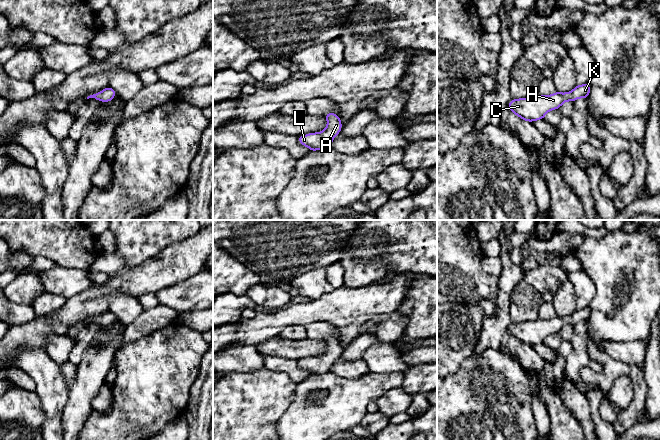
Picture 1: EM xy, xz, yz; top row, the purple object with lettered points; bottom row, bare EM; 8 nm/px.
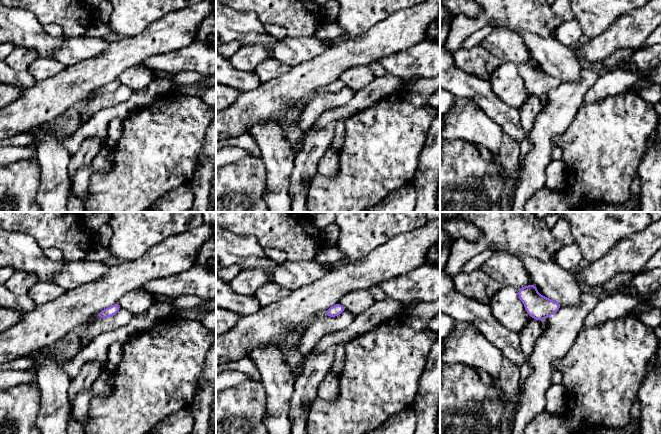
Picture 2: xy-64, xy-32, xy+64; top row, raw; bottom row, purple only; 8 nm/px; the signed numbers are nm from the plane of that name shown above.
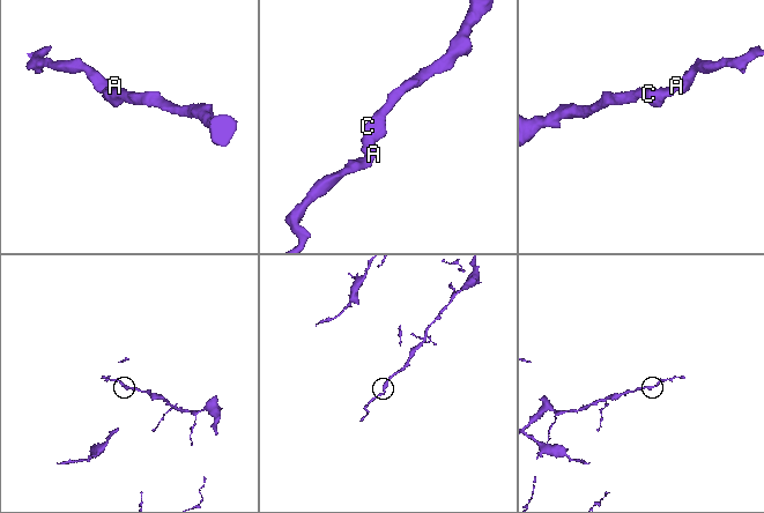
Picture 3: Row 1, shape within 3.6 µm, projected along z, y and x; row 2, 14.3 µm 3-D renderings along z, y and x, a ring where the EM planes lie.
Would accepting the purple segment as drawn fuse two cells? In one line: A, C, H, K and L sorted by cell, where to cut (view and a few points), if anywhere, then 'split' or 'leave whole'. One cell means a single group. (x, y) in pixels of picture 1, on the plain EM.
groups A C H K L; cut none; leave whole

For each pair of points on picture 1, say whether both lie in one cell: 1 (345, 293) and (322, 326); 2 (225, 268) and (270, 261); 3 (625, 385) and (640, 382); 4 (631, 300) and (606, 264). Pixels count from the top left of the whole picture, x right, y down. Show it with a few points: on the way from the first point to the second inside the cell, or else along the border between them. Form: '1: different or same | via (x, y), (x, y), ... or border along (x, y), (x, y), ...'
1: different | border along (305, 325), (328, 321), (339, 329), (341, 338)
2: different | border along (225, 251), (251, 269), (258, 276), (260, 282)
3: different | border along (628, 375), (633, 388), (633, 400), (627, 406)
4: same | via (630, 291), (630, 288), (615, 273)

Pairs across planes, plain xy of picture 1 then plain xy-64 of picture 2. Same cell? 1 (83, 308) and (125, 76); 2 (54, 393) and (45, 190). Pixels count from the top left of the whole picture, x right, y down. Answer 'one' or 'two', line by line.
1: two
2: one

